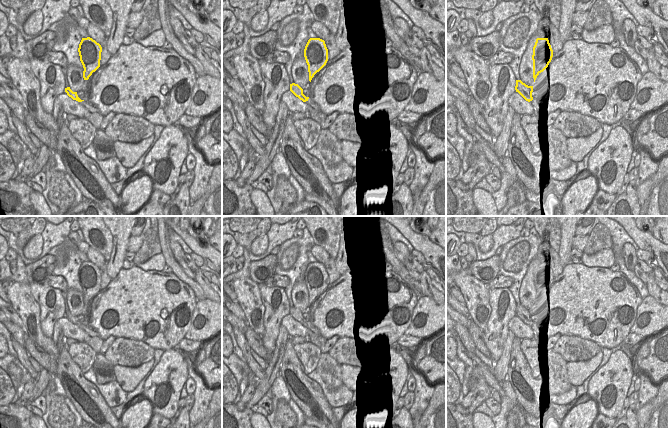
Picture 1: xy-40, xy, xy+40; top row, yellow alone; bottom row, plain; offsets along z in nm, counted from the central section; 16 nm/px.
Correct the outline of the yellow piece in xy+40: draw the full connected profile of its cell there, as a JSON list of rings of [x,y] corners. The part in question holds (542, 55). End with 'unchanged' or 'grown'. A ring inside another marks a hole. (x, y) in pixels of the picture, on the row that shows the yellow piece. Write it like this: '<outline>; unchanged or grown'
[[[537,38],[533,47],[533,78],[534,82],[537,76],[543,72],[551,62],[553,50],[548,38]]]; unchanged

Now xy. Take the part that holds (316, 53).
[[[310,38],[304,49],[304,57],[308,65],[309,81],[328,61],[328,49],[325,41],[320,38]]]; unchanged

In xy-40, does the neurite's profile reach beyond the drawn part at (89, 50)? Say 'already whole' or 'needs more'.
already whole

